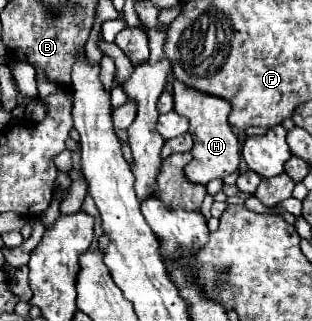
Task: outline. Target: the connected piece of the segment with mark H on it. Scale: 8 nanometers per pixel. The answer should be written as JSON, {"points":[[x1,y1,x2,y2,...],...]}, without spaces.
{"points":[[175,81,173,99,175,99,175,111,181,117,189,119,189,125,191,125,189,133,193,135,193,149,191,149,193,159,183,169,187,181,197,183,197,185,207,185,209,181,213,181,217,177,225,177,225,175,237,171,239,163,241,163,241,153,239,153,237,135,231,131,231,127,227,123,227,115,231,111,229,101,213,97,213,95,203,95,195,89,181,85,179,81]]}

